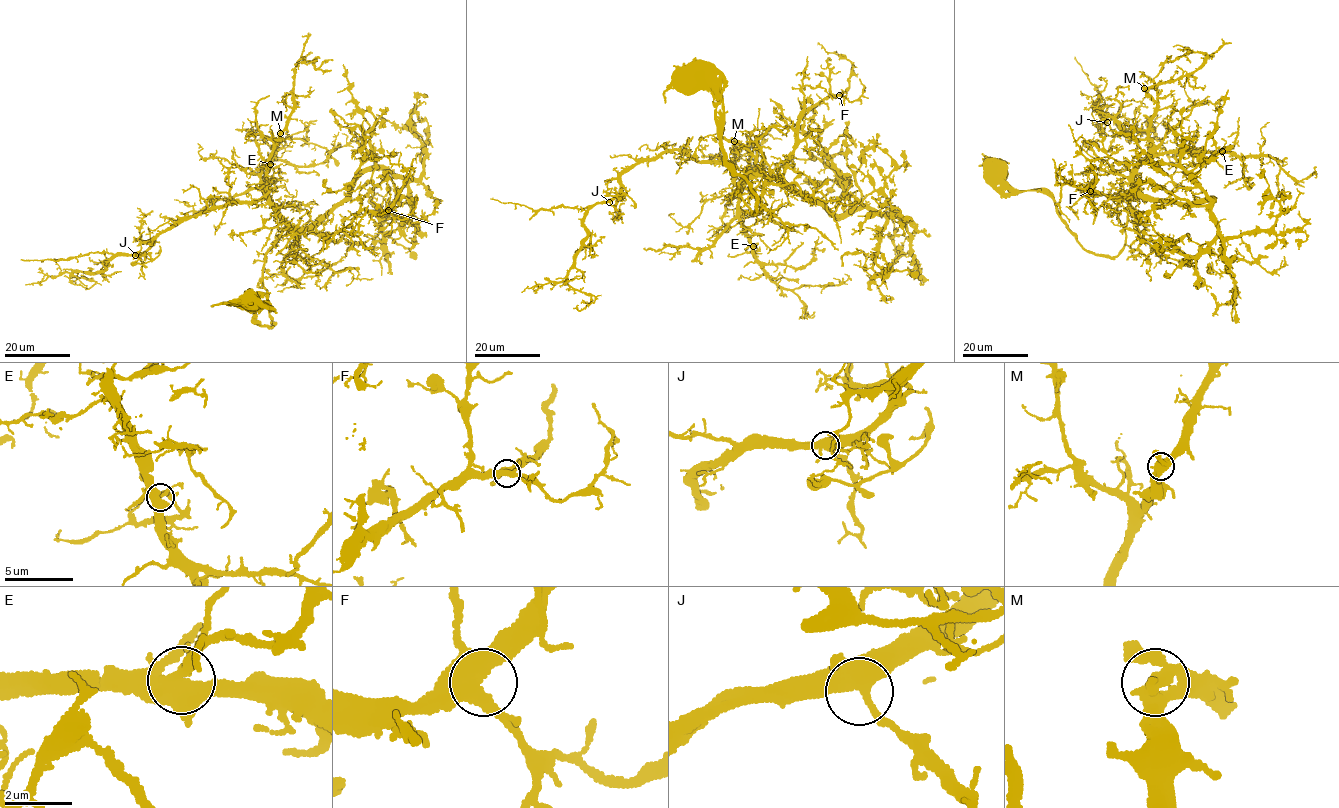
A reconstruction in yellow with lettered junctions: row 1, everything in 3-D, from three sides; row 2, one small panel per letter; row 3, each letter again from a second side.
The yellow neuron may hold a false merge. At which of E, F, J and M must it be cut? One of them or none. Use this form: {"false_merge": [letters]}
{"false_merge": []}

